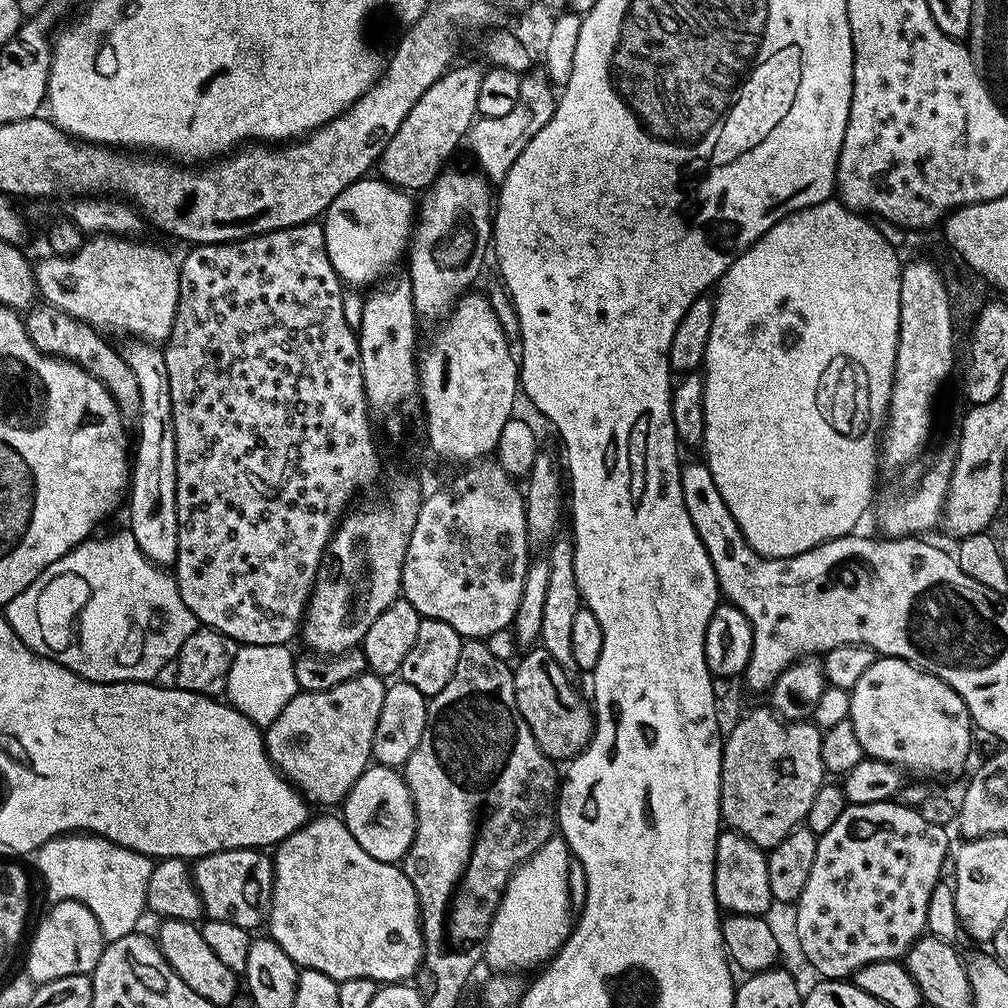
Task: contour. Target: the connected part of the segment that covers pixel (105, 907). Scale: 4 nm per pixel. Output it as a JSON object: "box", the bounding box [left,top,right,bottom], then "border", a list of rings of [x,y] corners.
{"box":[34,834,153,941],"border":[[[91,834],[54,836],[34,854],[36,868],[48,887],[49,901],[82,902],[98,918],[105,941],[126,938],[137,931],[140,915],[146,912],[146,882],[150,882],[153,857],[143,856]]]}

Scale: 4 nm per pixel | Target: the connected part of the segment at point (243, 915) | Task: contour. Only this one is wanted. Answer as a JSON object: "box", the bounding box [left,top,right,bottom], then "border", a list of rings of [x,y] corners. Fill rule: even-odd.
{"box":[191,848,274,930],"border":[[[235,848],[211,852],[191,865],[192,881],[202,898],[204,916],[210,920],[234,922],[249,930],[263,925],[268,919],[268,909],[272,906],[274,886],[273,857],[258,848]]]}

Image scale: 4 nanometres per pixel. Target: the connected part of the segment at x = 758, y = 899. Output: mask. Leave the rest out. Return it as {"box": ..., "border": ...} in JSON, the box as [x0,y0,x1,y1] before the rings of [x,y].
{"box":[714,830,774,916],"border":[[[731,830],[721,831],[716,839],[714,858],[714,894],[725,913],[764,916],[774,901],[770,894],[770,870],[765,849],[754,846],[748,838]]]}

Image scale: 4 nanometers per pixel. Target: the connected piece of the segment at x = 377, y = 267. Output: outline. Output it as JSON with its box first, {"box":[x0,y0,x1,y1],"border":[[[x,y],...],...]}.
{"box":[322,178,414,286],"border":[[[383,178],[372,179],[356,180],[346,186],[322,217],[326,254],[330,254],[330,262],[341,281],[352,284],[348,286],[375,285],[403,252],[405,255],[414,231],[413,197]]]}

